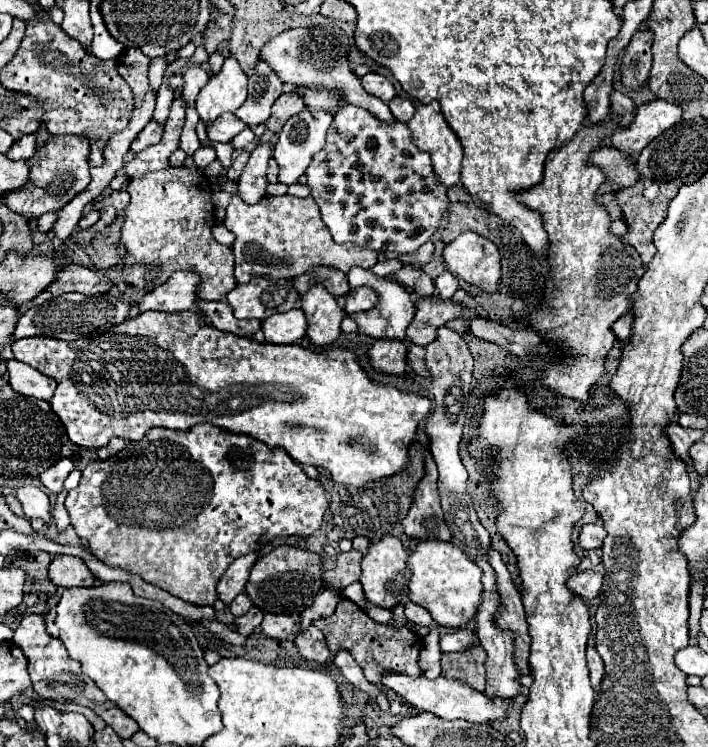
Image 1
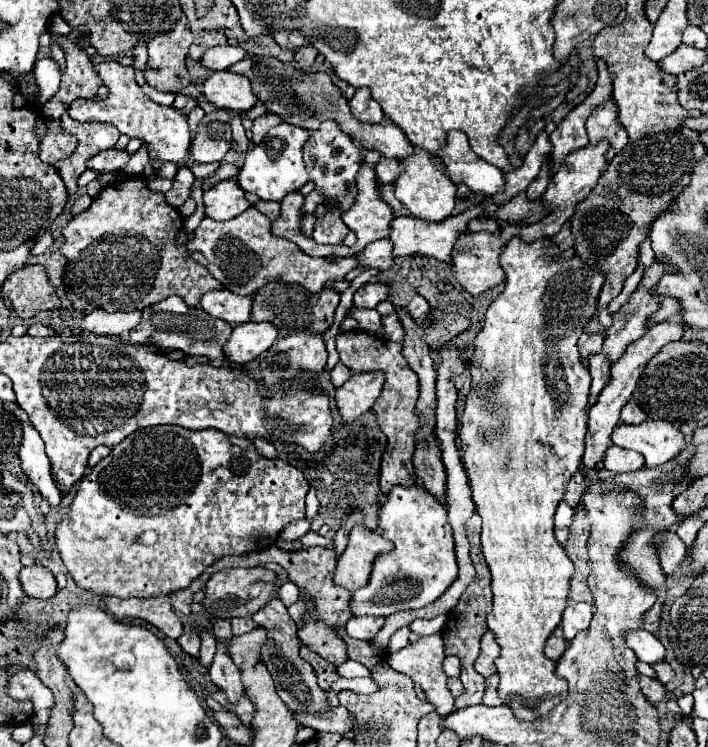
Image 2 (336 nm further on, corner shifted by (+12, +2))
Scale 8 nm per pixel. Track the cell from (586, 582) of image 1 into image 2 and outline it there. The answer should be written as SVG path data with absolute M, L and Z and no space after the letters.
M568 602L564 616L562 616L562 630L564 630L564 640L570 644L570 640L582 632L588 630L588 624L592 620L592 606L586 602Z

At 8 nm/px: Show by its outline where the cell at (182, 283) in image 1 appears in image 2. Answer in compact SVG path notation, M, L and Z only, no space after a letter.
M94 310L82 320L82 330L92 332L98 336L120 336L128 330L132 330L140 322L142 312L104 312Z

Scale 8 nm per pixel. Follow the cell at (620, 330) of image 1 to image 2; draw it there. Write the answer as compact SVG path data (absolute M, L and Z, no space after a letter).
M586 332L578 338L578 350L580 350L582 362L588 362L588 358L594 356L602 348L602 340L604 340L604 336L600 336L600 334L590 336Z

